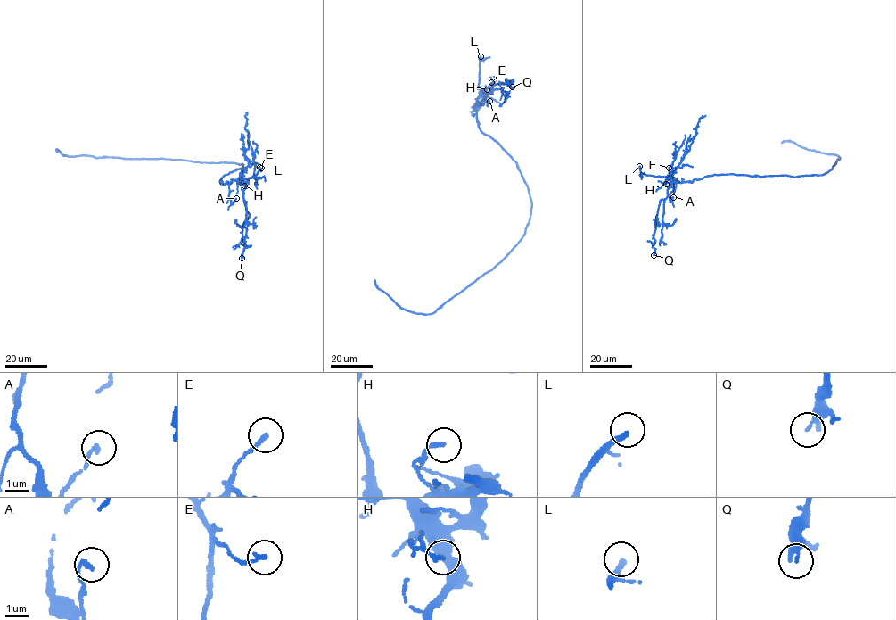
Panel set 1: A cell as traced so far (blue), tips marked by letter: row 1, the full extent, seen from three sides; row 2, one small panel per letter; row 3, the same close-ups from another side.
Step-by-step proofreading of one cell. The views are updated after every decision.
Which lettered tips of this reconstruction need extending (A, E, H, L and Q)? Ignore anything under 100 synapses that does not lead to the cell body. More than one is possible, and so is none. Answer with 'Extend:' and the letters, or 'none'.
Extend: L

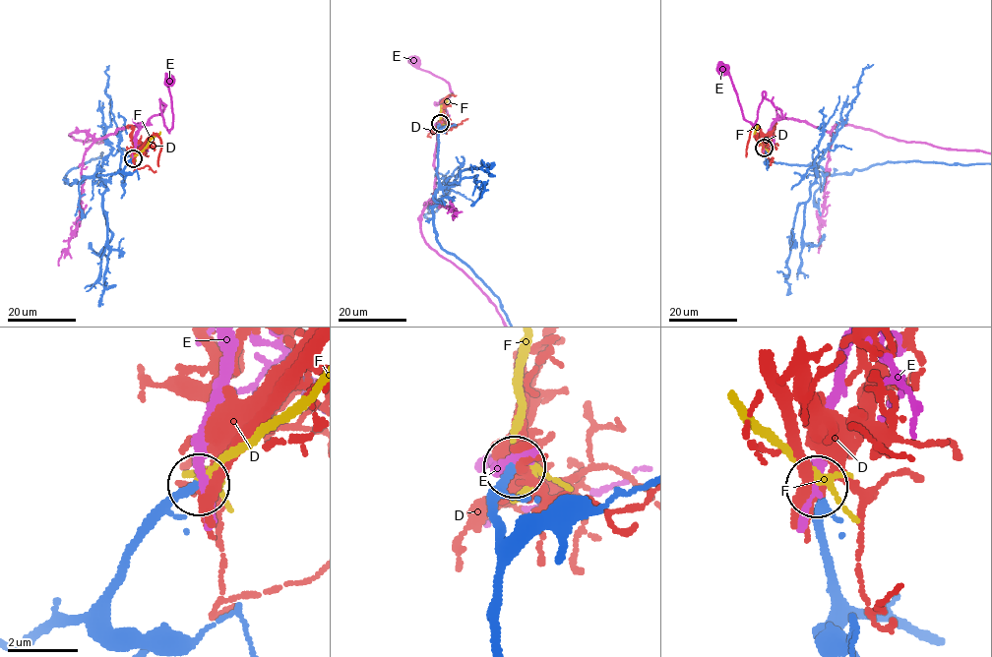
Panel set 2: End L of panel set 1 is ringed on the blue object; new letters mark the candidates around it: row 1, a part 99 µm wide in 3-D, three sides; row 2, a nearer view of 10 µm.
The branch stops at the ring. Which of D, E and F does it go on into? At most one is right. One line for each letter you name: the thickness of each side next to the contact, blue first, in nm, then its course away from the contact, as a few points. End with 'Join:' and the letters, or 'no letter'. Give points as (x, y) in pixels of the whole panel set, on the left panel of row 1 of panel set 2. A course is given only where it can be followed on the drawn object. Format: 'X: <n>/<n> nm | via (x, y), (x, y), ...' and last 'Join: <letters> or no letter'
F: 240/180 nm | via (132, 157), (160, 132)
Join: F

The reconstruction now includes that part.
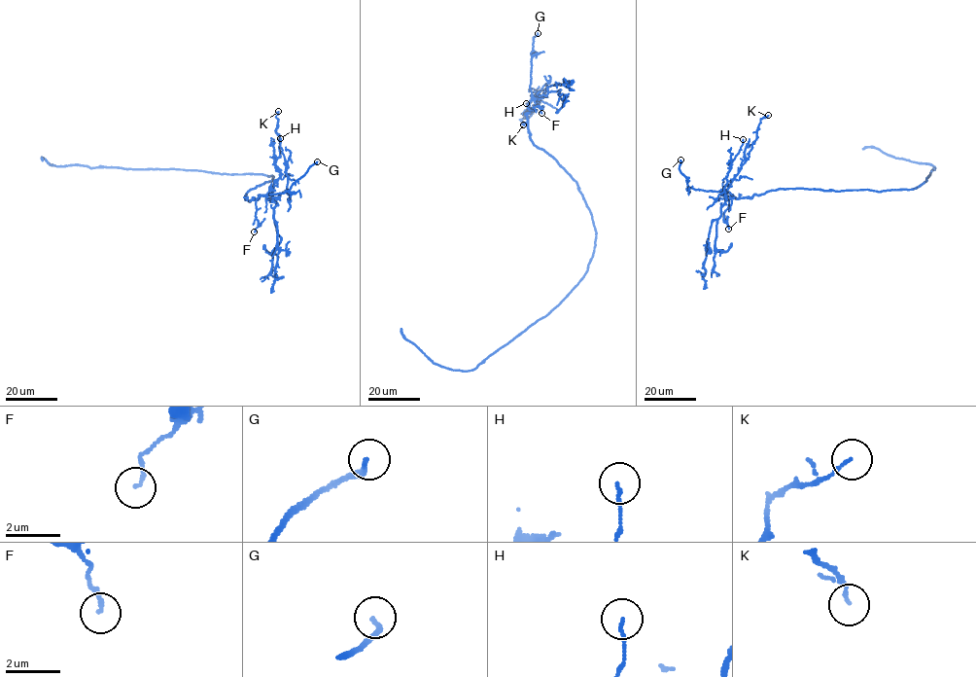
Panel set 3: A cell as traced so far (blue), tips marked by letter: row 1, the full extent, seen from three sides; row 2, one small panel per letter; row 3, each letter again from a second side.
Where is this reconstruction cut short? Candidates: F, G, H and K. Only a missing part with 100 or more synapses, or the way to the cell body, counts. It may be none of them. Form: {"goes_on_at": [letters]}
{"goes_on_at": ["G"]}

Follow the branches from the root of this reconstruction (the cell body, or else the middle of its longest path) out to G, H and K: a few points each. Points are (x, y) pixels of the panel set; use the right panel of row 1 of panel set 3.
G: (881, 192), (781, 188), (735, 198), (729, 193), (689, 188), (679, 169), (680, 160)
H: (881, 192), (781, 188), (750, 196), (735, 198), (729, 193), (724, 194), (725, 196), (727, 172), (743, 139)
K: (881, 192), (781, 188), (735, 198), (729, 193), (724, 194), (749, 157), (760, 120), (768, 115)

